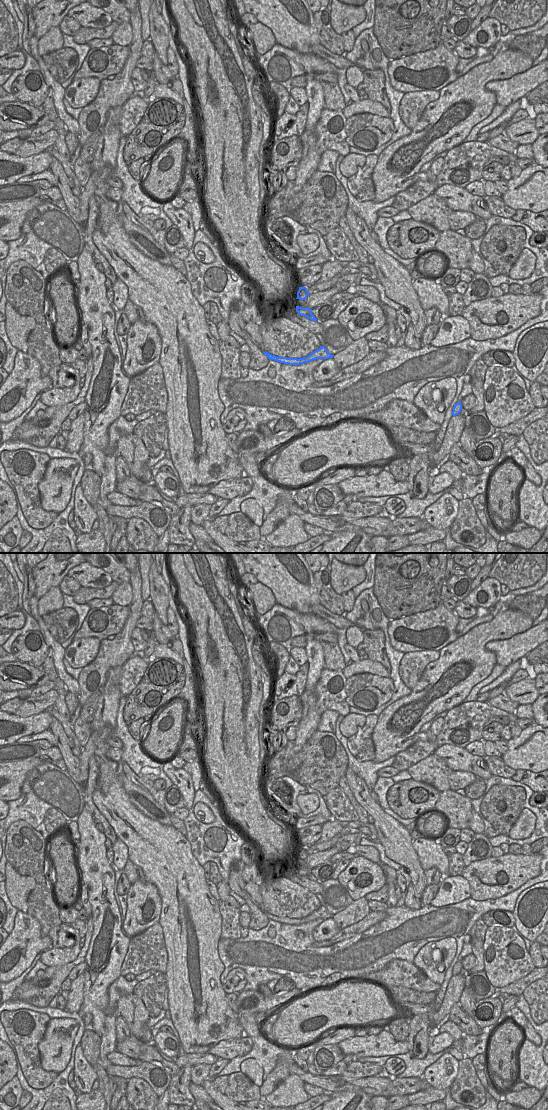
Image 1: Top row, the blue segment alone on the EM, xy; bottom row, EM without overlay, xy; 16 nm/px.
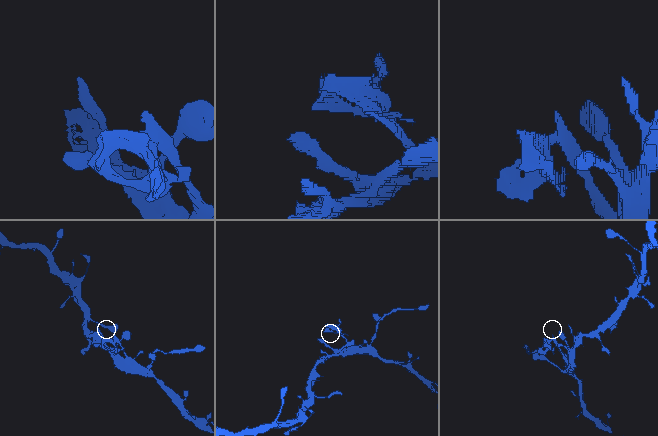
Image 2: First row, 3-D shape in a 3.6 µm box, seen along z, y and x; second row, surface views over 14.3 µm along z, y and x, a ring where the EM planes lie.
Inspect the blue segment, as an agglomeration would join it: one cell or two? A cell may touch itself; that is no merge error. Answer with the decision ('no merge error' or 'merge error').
merge error

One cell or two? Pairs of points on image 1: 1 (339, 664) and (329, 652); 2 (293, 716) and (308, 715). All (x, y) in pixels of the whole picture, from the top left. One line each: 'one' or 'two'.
1: one
2: two

